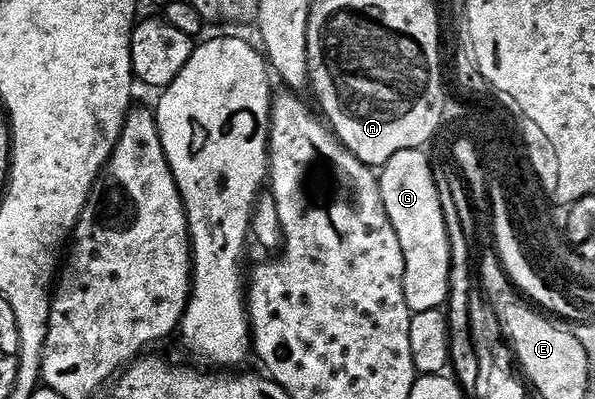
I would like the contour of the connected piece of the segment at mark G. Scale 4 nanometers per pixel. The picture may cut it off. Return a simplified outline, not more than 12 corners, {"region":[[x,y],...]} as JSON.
{"region":[[423,148],[377,172],[412,312],[446,301],[445,218]]}

